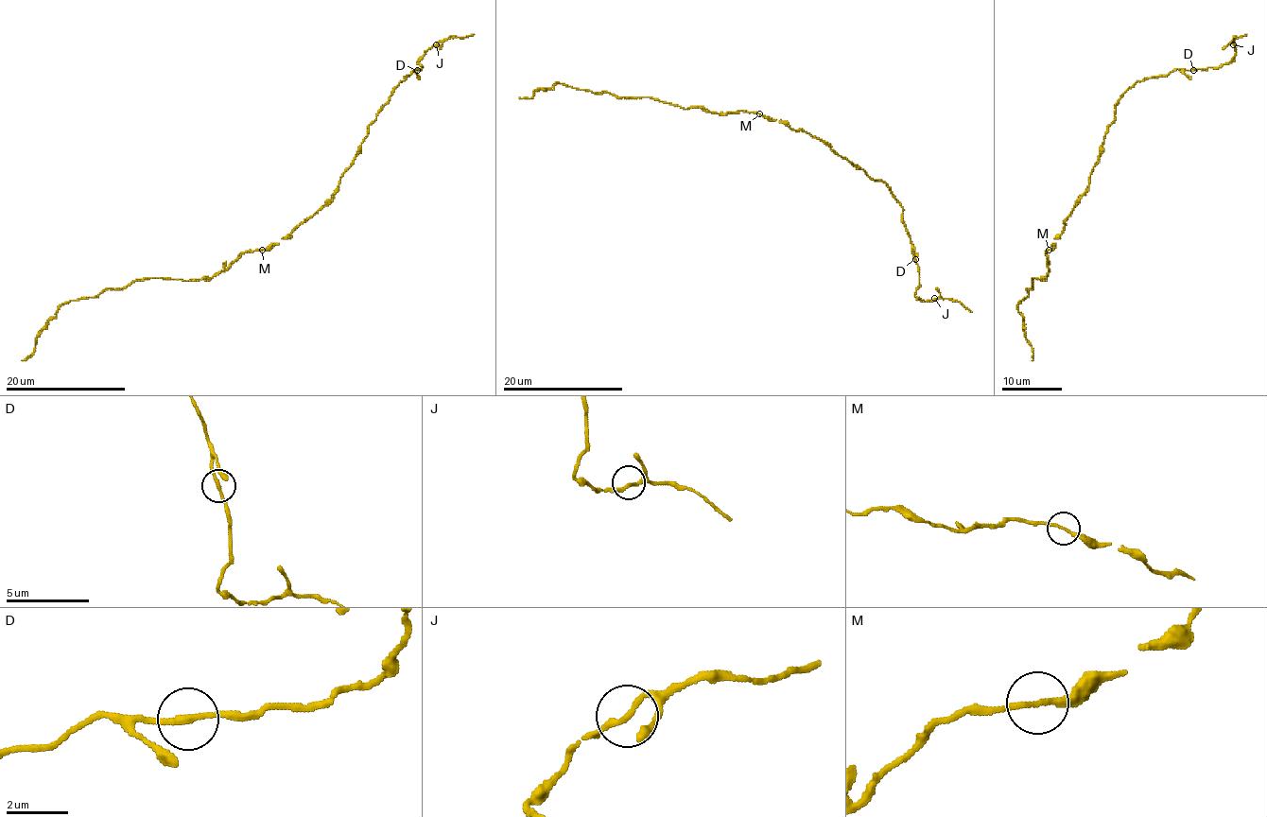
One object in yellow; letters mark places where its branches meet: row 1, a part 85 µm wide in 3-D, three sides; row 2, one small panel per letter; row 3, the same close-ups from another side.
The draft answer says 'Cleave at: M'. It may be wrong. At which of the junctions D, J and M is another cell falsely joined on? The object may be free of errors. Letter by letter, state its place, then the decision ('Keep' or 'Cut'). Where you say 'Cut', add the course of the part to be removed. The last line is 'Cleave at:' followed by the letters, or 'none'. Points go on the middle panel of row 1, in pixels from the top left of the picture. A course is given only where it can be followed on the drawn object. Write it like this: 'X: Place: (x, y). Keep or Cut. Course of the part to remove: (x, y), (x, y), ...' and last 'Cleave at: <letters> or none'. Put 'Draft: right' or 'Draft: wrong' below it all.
D: Place: (915, 259). Keep
J: Place: (934, 298). Keep
M: Place: (759, 113). Cut. Course of the part to remove: (759, 113), (720, 114), (562, 83), (536, 89), (532, 96), (519, 96)
Cleave at: M
Draft: right

